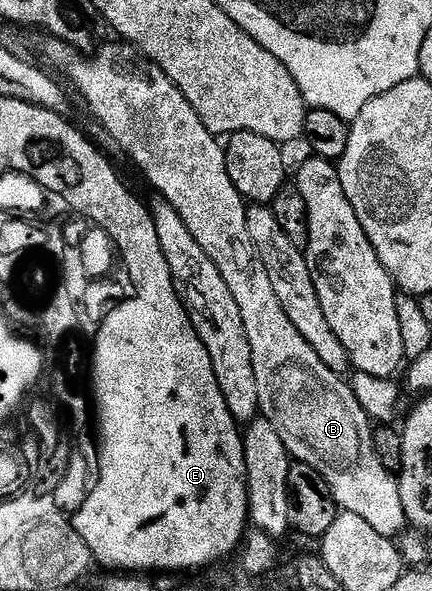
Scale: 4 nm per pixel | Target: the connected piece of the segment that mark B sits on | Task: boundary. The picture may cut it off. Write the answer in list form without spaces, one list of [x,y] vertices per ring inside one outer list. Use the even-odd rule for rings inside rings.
[[[50,38],[45,42],[46,56],[51,64],[49,67],[59,68],[74,83],[75,90],[86,99],[91,112],[102,123],[107,134],[134,159],[135,166],[146,175],[147,182],[158,191],[161,199],[168,201],[176,214],[184,218],[184,226],[192,230],[192,238],[204,246],[208,258],[216,262],[216,270],[220,270],[224,282],[228,282],[232,298],[236,298],[236,306],[240,306],[240,318],[244,318],[248,346],[252,346],[252,370],[256,370],[256,386],[260,389],[258,406],[261,415],[270,420],[272,426],[276,426],[276,434],[280,434],[291,457],[299,464],[313,466],[324,482],[328,482],[341,511],[360,514],[360,518],[364,518],[364,522],[368,522],[378,534],[398,538],[408,528],[406,511],[404,502],[400,502],[395,473],[390,473],[382,465],[374,449],[375,425],[364,406],[360,406],[353,387],[343,377],[328,370],[324,362],[320,362],[316,350],[304,342],[300,330],[296,330],[288,314],[284,314],[284,306],[280,306],[280,298],[276,298],[276,289],[272,286],[272,278],[268,278],[268,270],[264,270],[256,242],[252,242],[252,234],[248,234],[248,204],[228,176],[226,154],[219,137],[208,131],[204,122],[200,122],[196,110],[192,110],[188,98],[180,94],[168,74],[164,74],[160,66],[143,56],[133,44],[103,43],[90,55],[79,52],[65,40]]]

